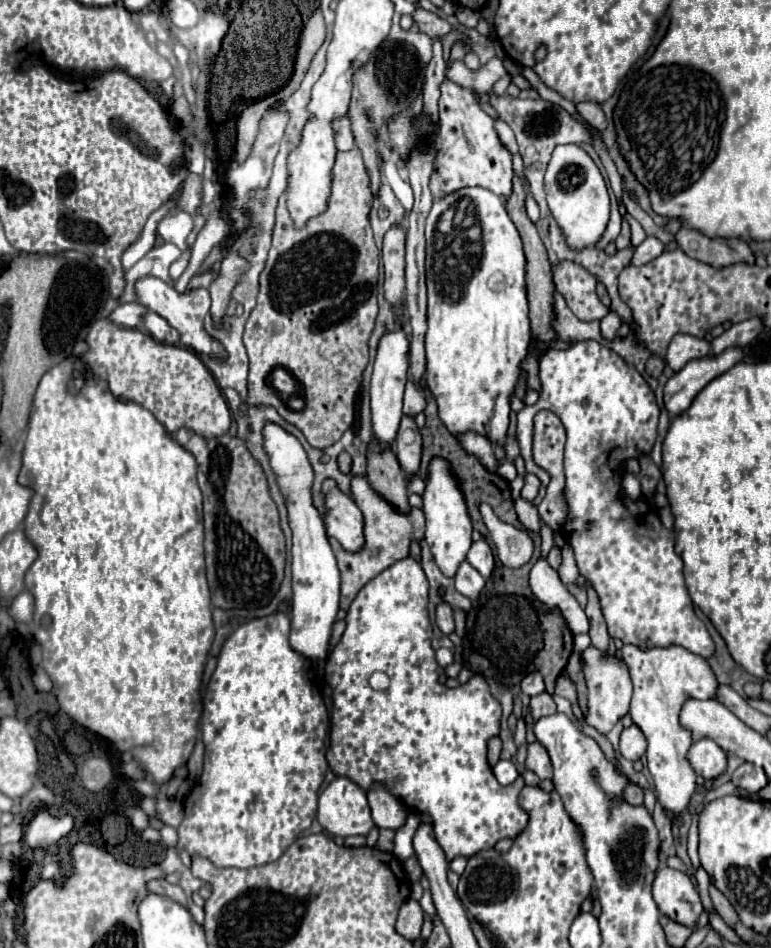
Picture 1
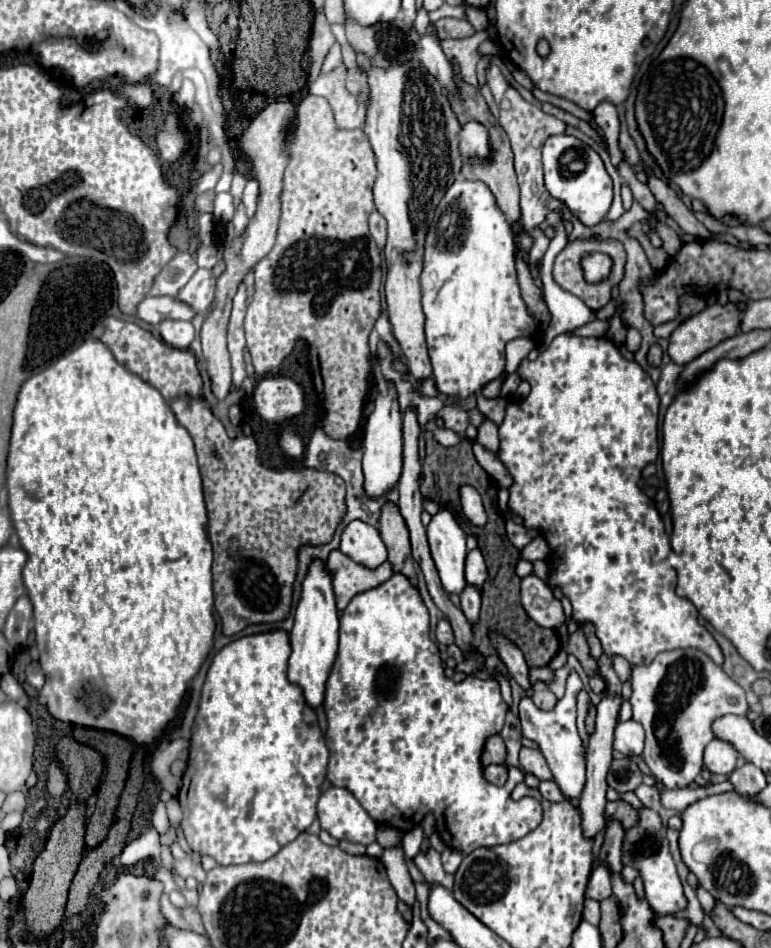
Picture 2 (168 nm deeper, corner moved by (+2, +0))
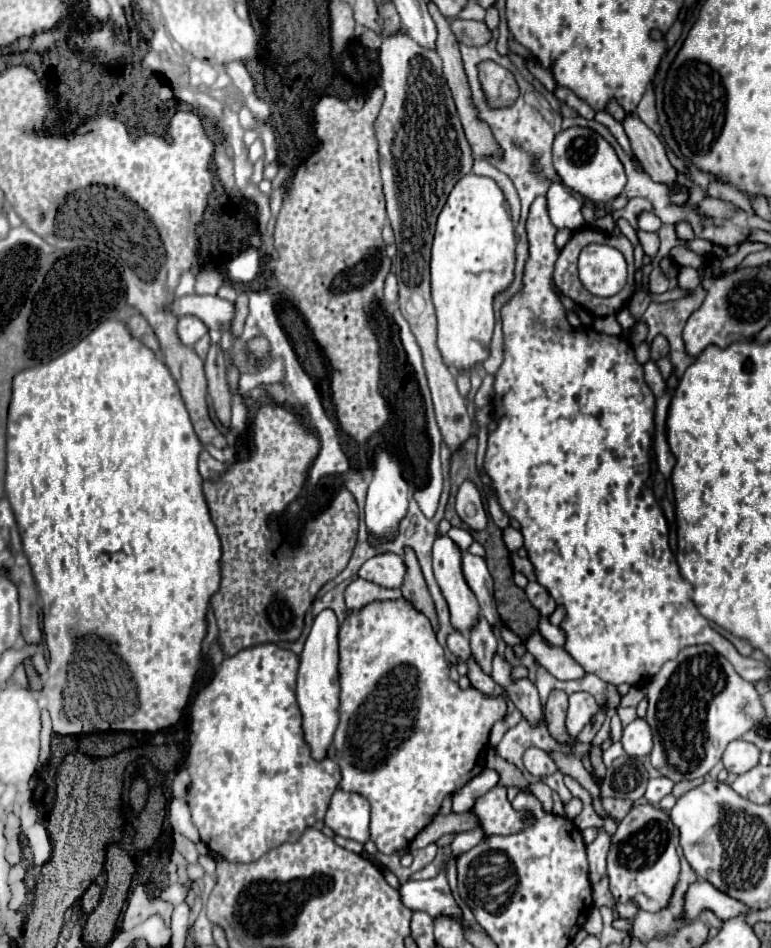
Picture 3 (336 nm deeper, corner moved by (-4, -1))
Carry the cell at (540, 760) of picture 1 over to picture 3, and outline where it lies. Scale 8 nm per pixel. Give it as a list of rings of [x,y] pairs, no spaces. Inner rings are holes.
[[[531,747],[525,751],[523,765],[535,777],[547,777],[547,775],[553,775],[557,771],[557,765],[549,757],[549,753],[543,749],[537,749],[537,747]]]

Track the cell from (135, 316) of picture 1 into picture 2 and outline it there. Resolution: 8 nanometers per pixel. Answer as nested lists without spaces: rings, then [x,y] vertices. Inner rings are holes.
[[[149,296],[137,308],[137,316],[149,324],[159,324],[167,318],[193,320],[195,314],[197,312],[189,304],[177,300],[175,296]]]

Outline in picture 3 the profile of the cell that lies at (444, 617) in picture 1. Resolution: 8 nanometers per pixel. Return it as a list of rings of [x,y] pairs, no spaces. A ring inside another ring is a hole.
[[[453,631],[453,633],[447,637],[447,647],[449,647],[459,659],[463,659],[463,661],[467,661],[469,655],[471,655],[469,639],[467,639],[463,633],[459,633],[459,631]]]

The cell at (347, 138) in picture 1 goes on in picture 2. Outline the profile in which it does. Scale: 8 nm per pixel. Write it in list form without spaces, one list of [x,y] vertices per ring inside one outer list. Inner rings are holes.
[[[339,66],[327,74],[321,74],[311,86],[309,92],[323,96],[335,110],[337,126],[341,128],[361,128],[365,122],[367,96],[365,94],[349,94],[345,88],[347,68]]]

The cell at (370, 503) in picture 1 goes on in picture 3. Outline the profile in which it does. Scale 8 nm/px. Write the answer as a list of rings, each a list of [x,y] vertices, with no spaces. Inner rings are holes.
[[[355,579],[349,583],[349,587],[345,589],[345,603],[347,609],[351,611],[359,611],[361,607],[365,607],[371,601],[377,599],[397,599],[401,595],[399,589],[387,589],[387,587],[379,587],[377,583],[365,581],[365,579]]]

